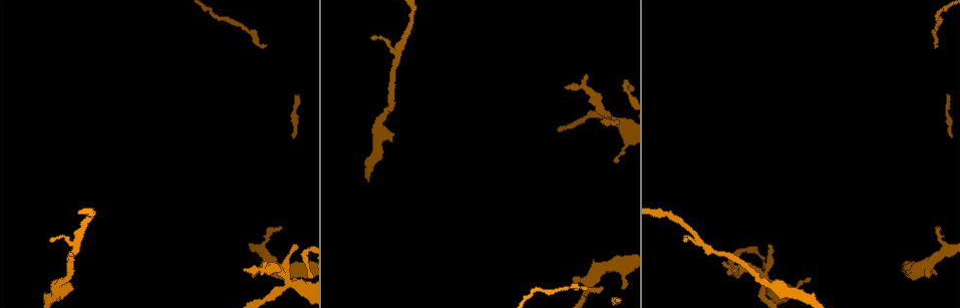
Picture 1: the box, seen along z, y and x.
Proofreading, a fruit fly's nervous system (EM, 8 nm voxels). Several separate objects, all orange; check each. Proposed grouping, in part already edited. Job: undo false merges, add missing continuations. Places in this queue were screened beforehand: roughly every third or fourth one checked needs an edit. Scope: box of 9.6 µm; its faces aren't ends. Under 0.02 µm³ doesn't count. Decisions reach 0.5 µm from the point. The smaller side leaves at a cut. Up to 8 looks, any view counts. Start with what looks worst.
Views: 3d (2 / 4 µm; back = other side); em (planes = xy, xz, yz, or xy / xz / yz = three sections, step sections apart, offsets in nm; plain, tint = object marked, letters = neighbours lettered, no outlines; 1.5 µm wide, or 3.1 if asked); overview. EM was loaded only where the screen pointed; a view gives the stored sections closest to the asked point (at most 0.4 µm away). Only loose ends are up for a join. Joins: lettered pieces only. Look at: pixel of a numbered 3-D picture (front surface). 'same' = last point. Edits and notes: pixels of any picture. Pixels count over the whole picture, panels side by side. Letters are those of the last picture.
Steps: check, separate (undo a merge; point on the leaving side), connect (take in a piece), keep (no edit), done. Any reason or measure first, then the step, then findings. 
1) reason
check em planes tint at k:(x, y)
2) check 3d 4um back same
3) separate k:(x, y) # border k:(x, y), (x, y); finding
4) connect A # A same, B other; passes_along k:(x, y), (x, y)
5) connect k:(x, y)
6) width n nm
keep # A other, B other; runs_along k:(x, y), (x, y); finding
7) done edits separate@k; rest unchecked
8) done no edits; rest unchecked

branch stops here
check em planes plain at 1:(253, 276)

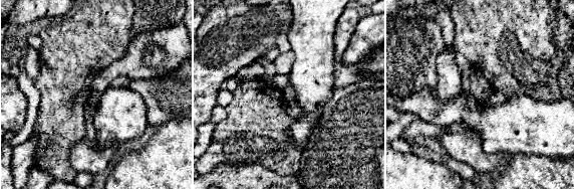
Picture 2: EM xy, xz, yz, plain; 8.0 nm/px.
check em planes letters same

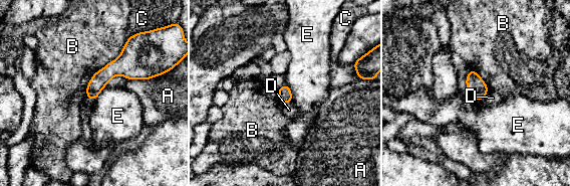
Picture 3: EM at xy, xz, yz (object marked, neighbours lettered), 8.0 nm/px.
keep # A other, B other, C other, D other, E other; border 3:(286, 83), (290, 89), (292, 102); no lettered piece goes on from it

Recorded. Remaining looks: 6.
free end
check em yz step 4 letters at 1:(938, 226)

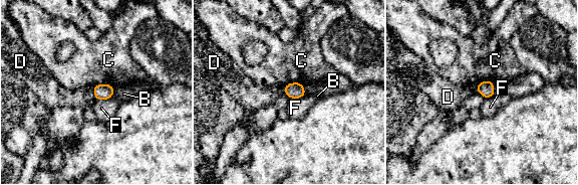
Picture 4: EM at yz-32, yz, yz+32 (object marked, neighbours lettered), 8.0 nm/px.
cut it another way
check em planes letters same

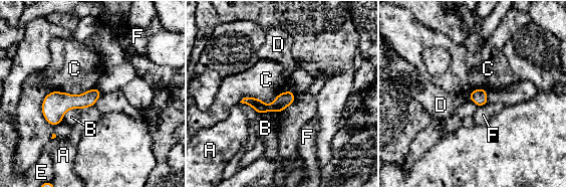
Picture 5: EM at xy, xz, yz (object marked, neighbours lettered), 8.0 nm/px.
keep # A other, B other, C other, D other, E other, F other; none of them fits

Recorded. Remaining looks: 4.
branch stops here
check 3d 4um at 1:(687, 239)

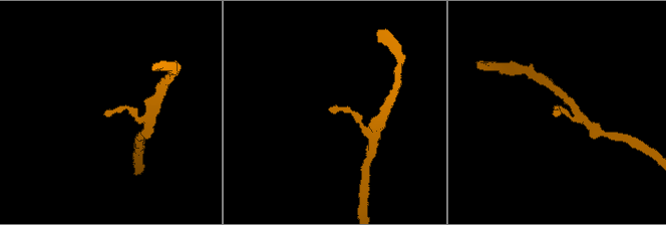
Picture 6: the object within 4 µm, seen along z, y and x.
check em planes letters at 6:(331, 109)

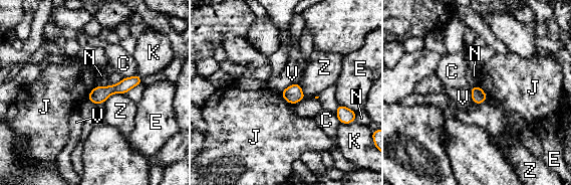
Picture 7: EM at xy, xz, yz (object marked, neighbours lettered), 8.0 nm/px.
width 110 nm
keep # C other, E other, J other, K other, N other, V other, Z other; no lettered piece goes on from it

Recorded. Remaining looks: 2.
done no edits; rest unchecked

